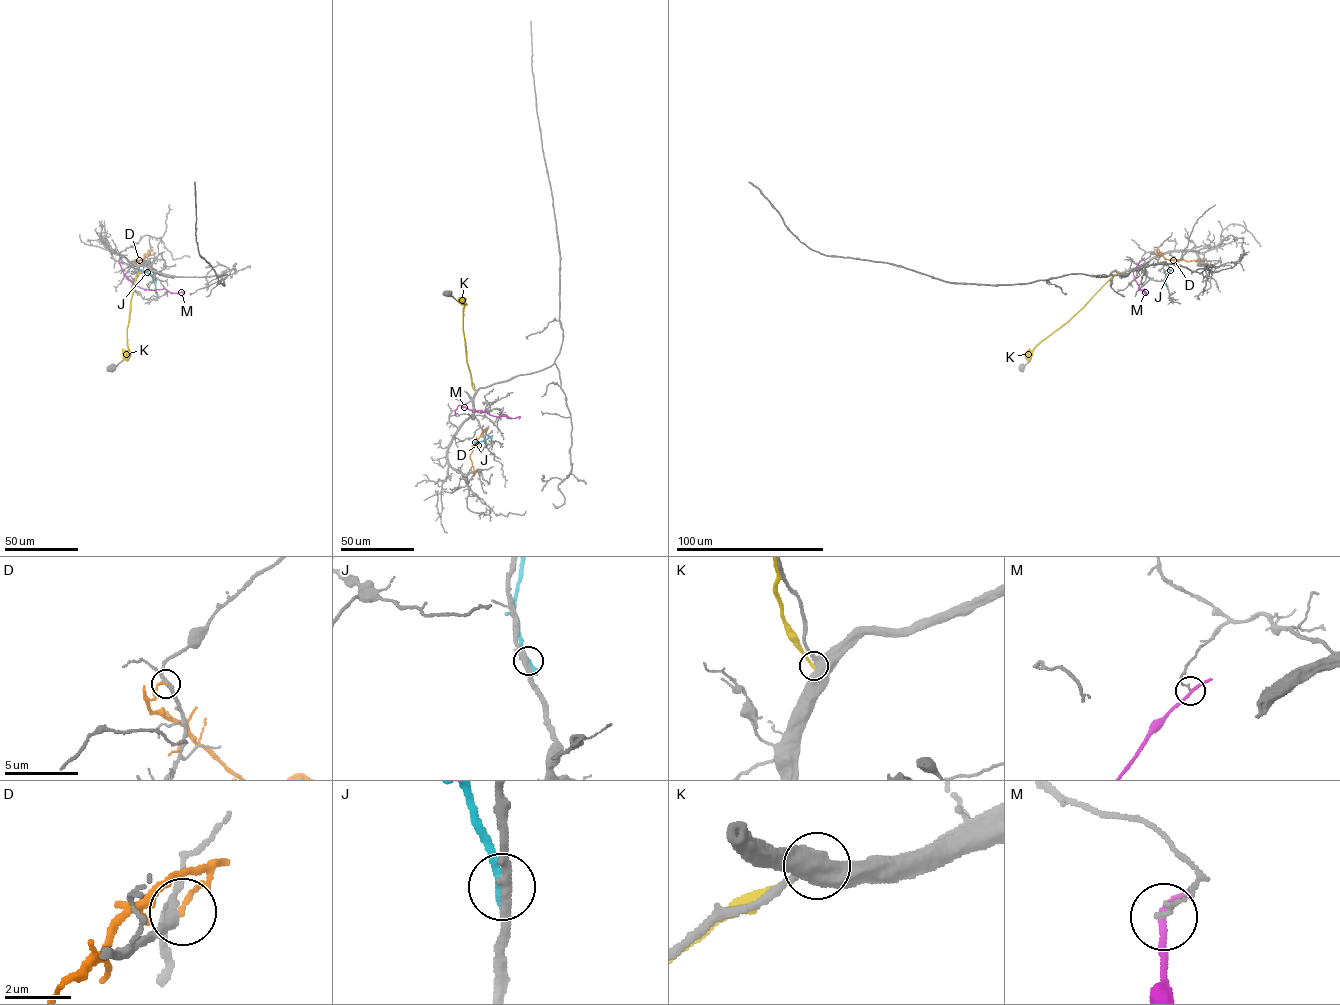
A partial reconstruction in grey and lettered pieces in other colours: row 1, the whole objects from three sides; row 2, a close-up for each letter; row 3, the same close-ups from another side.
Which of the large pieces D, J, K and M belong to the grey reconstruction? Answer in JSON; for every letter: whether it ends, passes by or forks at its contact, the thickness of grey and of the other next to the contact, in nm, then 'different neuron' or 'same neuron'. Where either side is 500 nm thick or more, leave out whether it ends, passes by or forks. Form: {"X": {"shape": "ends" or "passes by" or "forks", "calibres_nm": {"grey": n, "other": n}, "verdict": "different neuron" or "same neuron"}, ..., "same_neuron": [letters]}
{"D": {"shape": "ends", "calibres_nm": {"grey": 240, "other": 140}, "verdict": "different neuron"}, "J": {"shape": "ends", "calibres_nm": {"grey": 360, "other": 320}, "verdict": "different neuron"}, "K": {"calibres_nm": {"grey": 550, "other": 240}, "verdict": "different neuron"}, "M": {"shape": "passes by", "calibres_nm": {"grey": 130, "other": 190}, "verdict": "different neuron"}, "same_neuron": []}

